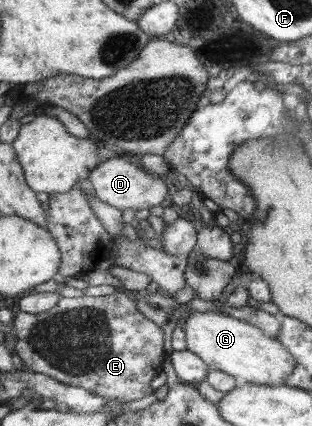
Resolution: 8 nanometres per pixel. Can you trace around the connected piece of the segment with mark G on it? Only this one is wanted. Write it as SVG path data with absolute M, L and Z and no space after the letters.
M194 311L184 323L187 350L195 352L209 365L211 370L222 371L235 377L241 383L267 386L285 386L286 379L295 369L295 358L291 352L277 339L268 336L260 327L247 323L221 312Z

